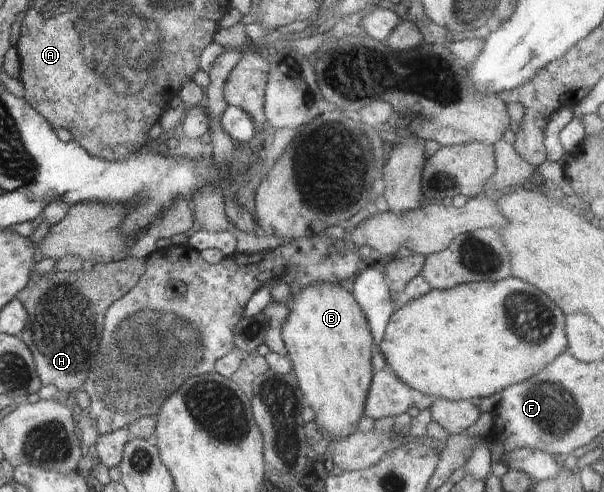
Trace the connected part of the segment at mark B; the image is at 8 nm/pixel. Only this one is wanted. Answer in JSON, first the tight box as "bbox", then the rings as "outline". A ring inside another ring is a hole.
{"bbox":[281,282,375,441],"outline":[[[311,282],[309,286],[300,288],[293,299],[294,304],[281,330],[288,350],[287,358],[292,364],[291,372],[296,376],[297,384],[303,392],[305,405],[311,406],[311,410],[315,412],[315,421],[319,428],[337,441],[354,433],[357,422],[363,416],[367,392],[371,388],[375,371],[372,368],[372,334],[363,310],[353,294],[340,282]]]}

